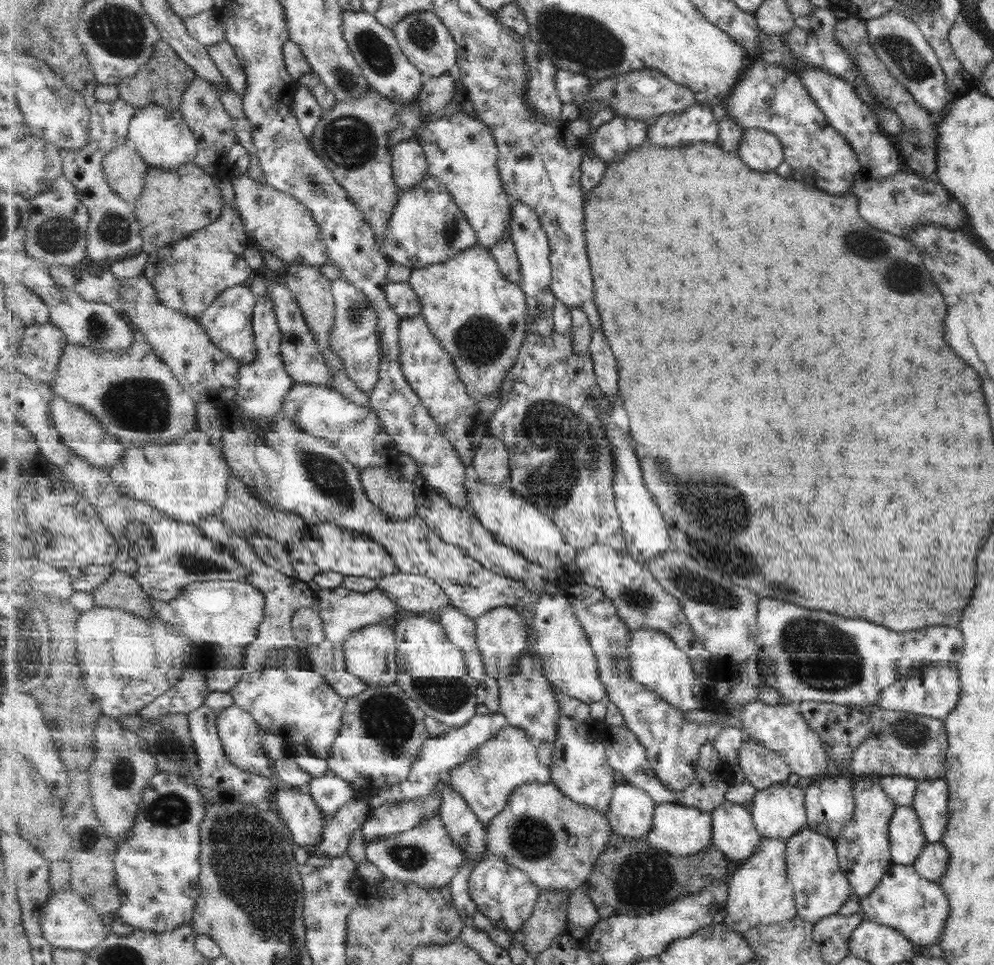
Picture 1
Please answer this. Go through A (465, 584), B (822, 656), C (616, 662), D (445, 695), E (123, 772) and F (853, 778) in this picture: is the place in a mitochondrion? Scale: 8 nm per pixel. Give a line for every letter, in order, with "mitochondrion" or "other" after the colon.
A: mitochondrion
B: mitochondrion
C: mitochondrion
D: mitochondrion
E: mitochondrion
F: other

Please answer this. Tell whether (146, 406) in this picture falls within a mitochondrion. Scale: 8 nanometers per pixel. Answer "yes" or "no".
yes

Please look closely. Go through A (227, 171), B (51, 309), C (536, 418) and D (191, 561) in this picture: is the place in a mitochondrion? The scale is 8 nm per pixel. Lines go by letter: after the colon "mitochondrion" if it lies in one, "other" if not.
A: other
B: other
C: mitochondrion
D: mitochondrion

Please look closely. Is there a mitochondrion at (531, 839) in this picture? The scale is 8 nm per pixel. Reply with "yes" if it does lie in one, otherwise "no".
yes

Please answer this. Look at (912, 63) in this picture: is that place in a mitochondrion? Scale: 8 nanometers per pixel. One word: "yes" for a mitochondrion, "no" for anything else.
yes

